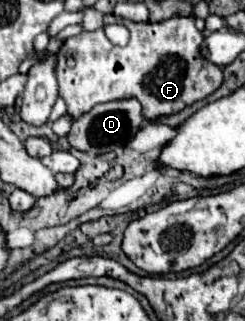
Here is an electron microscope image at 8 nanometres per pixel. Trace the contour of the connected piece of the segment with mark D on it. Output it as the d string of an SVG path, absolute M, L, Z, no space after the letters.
M123 99L123 101L111 101L111 103L101 103L95 105L89 113L81 115L67 139L73 149L89 153L89 155L103 155L109 151L115 151L117 147L123 147L143 125L143 115L141 115L141 105L135 99Z

